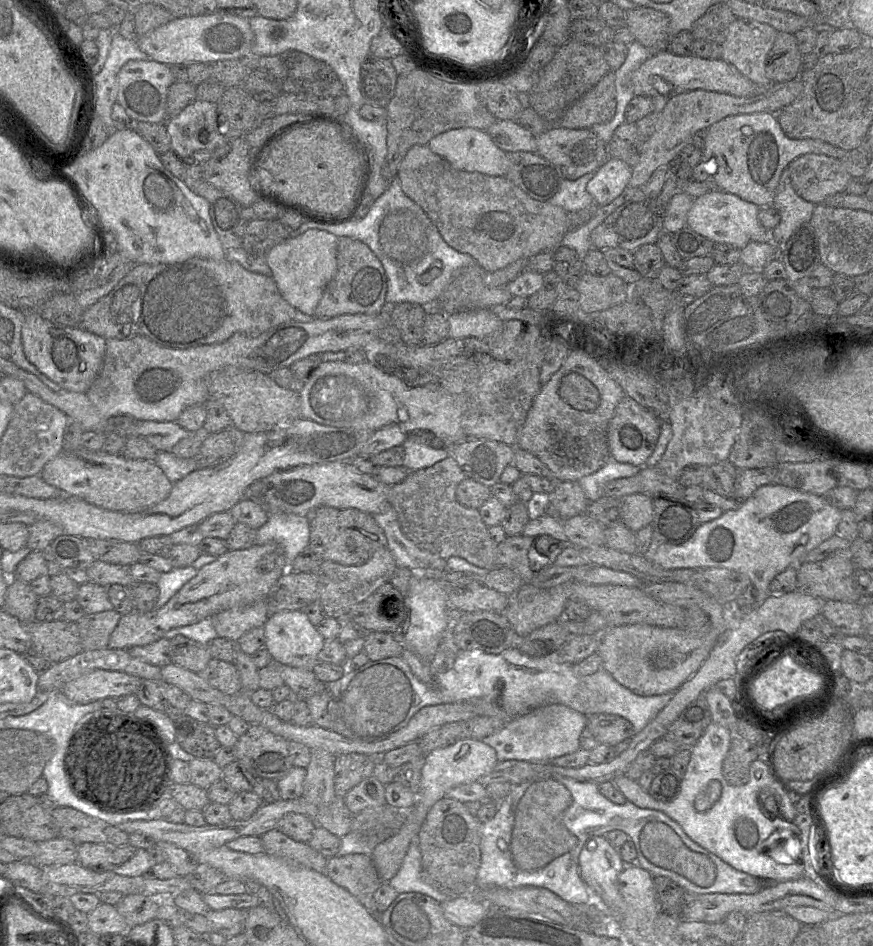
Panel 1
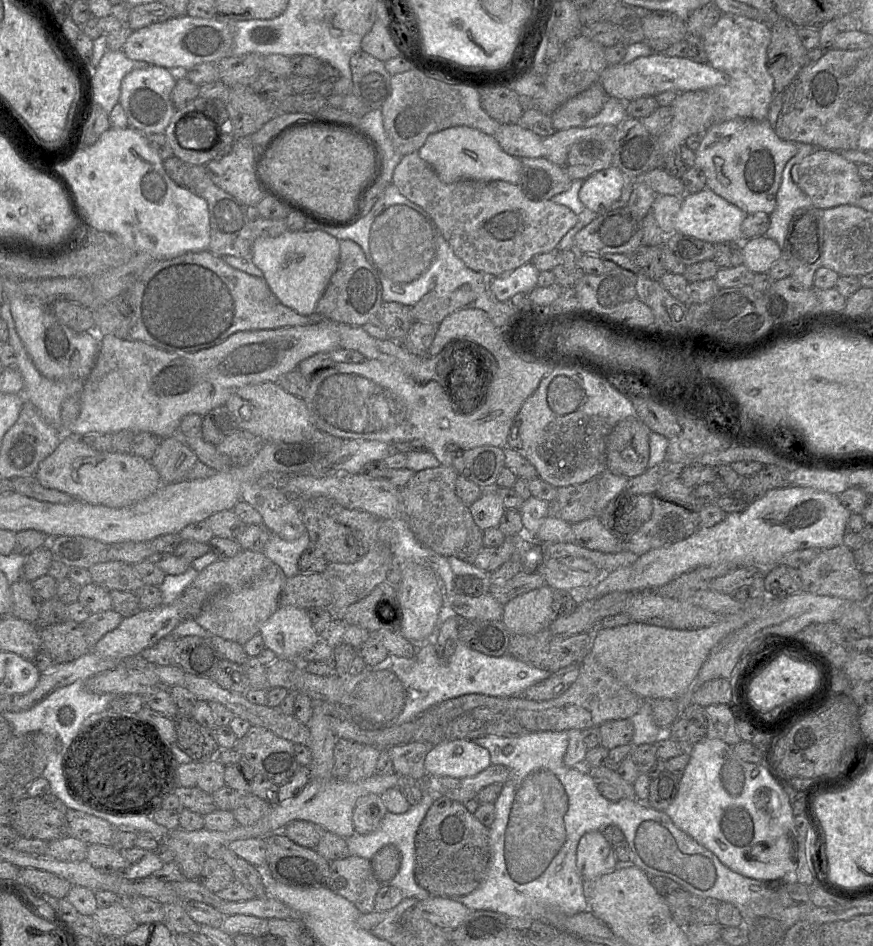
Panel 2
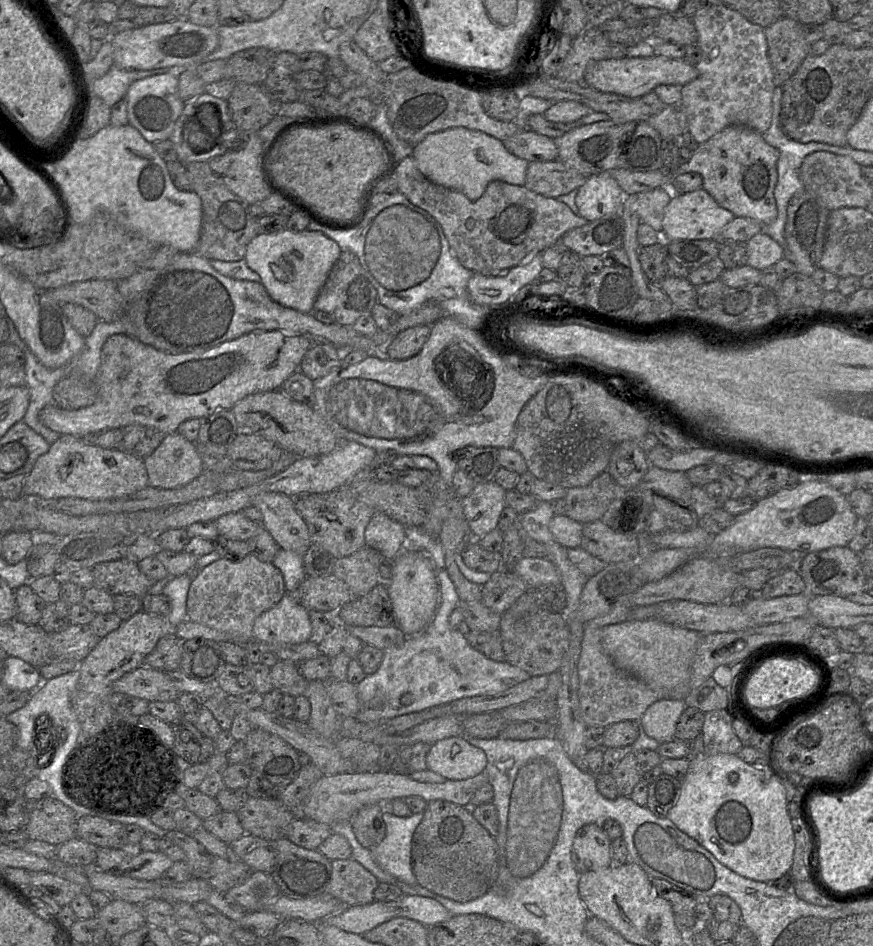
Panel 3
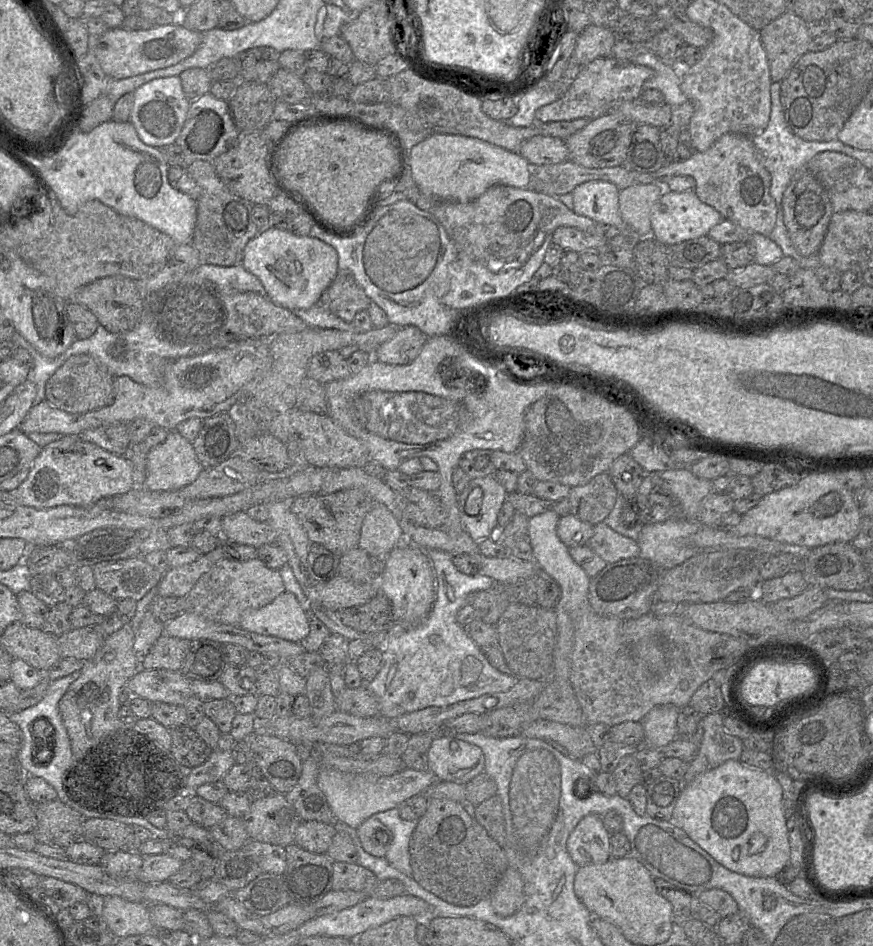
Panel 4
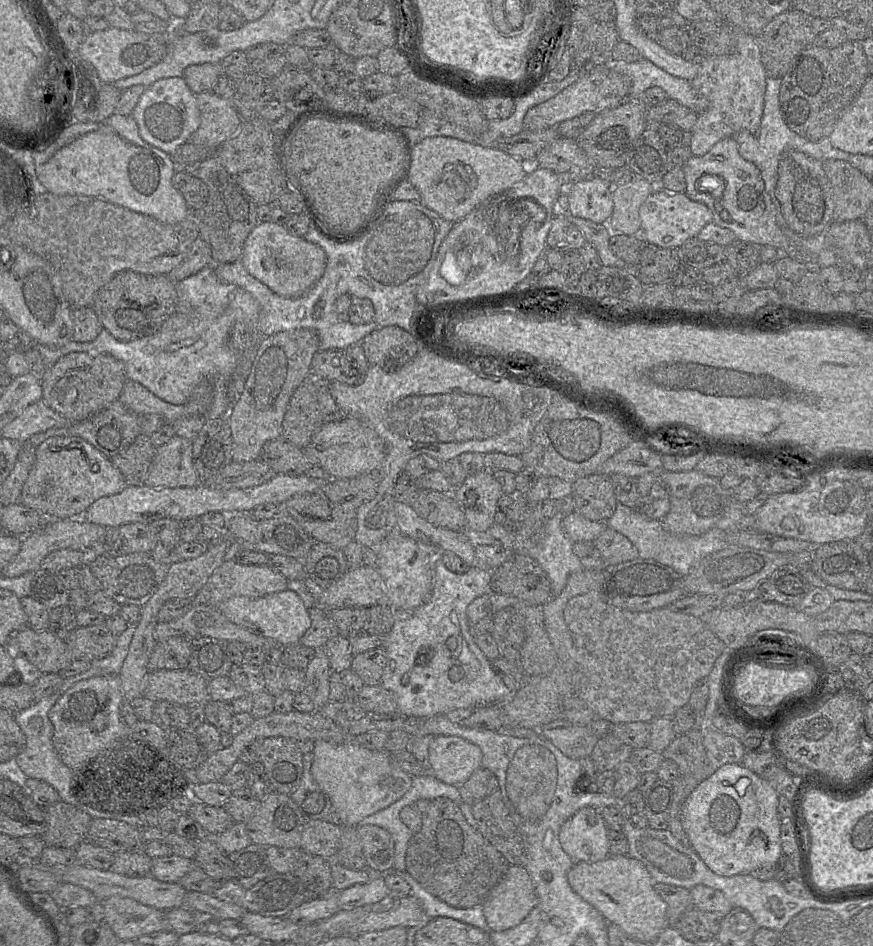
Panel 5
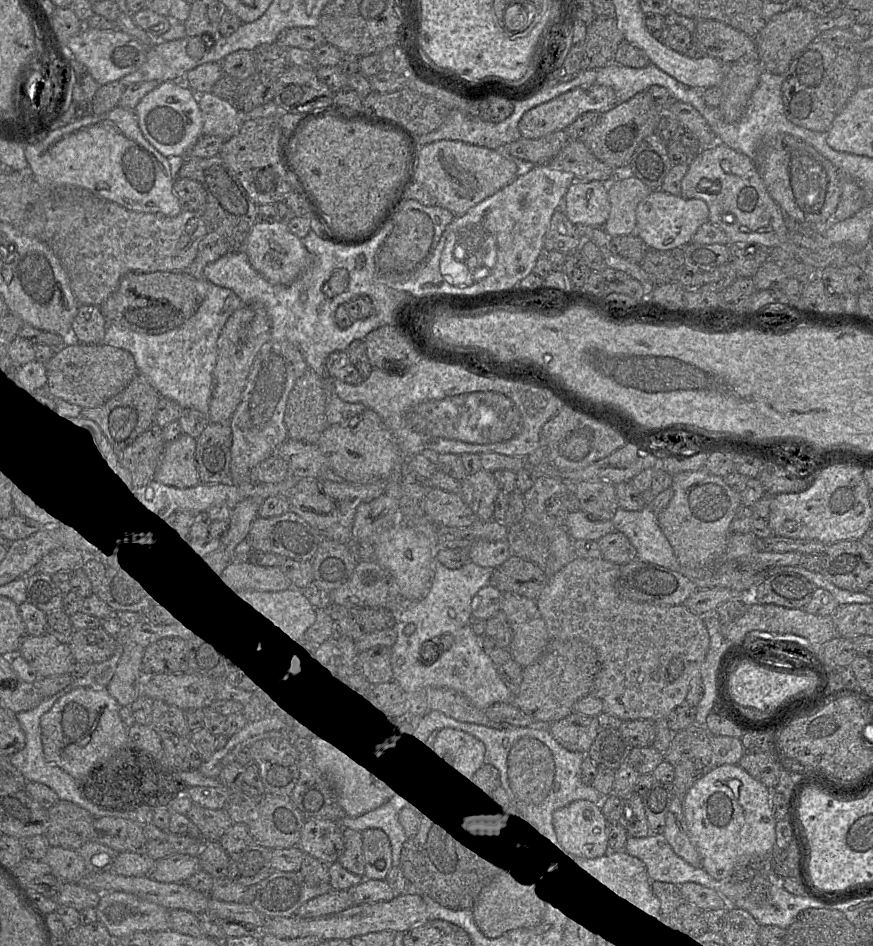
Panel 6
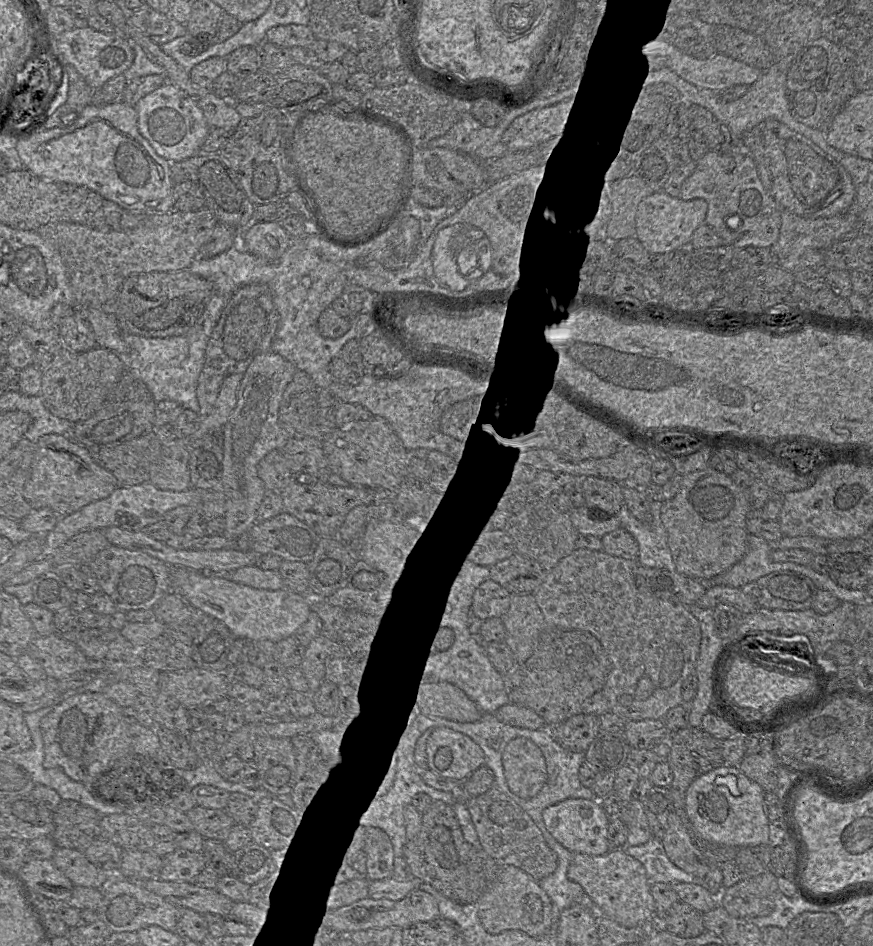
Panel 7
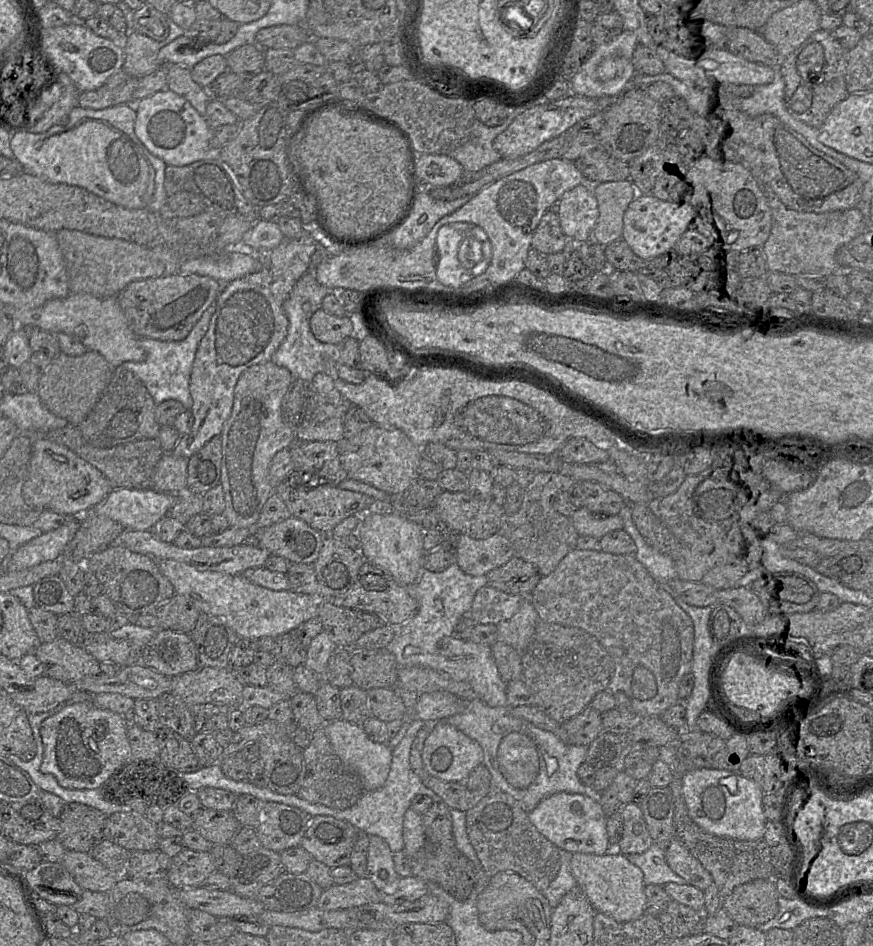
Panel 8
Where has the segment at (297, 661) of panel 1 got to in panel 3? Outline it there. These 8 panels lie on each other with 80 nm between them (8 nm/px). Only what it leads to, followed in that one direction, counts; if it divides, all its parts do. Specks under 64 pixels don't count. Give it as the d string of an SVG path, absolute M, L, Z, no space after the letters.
M286 592L279 603L255 619L253 634L256 641L268 646L308 642L311 636L309 611Z

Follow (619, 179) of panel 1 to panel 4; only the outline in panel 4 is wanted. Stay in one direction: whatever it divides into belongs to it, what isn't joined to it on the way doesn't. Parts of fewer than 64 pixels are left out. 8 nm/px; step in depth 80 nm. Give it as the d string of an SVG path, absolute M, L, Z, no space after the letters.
M591 180L576 186L573 191L573 211L581 216L588 217L599 225L611 227L620 234L627 234L636 243L644 238L638 237L635 232L624 222L619 211L619 192L616 185L603 180Z

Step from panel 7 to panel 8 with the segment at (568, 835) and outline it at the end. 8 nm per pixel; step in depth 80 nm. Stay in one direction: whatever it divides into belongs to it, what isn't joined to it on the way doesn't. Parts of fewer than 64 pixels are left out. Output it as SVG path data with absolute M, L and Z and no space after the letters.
M559 792L550 795L529 812L529 819L543 836L561 850L603 856L611 848L607 833L607 815L598 797L592 793Z

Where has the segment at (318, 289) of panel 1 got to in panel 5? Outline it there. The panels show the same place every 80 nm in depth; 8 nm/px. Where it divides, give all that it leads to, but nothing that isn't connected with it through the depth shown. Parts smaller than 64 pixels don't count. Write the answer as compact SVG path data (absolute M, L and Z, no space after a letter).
M259 222L248 235L240 257L244 268L276 294L295 298L306 293L323 276L327 256L318 245L290 233L286 225Z

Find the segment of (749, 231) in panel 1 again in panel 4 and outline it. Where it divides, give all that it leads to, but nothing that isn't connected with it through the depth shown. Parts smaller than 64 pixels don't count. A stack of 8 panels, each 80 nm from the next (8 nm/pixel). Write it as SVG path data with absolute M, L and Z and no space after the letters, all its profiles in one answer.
M694 190L685 192L664 191L651 210L650 236L667 246L673 246L684 241L707 236L709 230L722 220L721 214L713 207L703 203Z

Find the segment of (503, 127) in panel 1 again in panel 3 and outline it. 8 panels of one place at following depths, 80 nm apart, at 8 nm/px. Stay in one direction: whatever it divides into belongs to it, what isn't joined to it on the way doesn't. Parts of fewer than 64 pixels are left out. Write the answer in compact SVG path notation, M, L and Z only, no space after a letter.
M521 129L502 142L510 153L528 162L554 161L558 156L553 139L529 129Z

